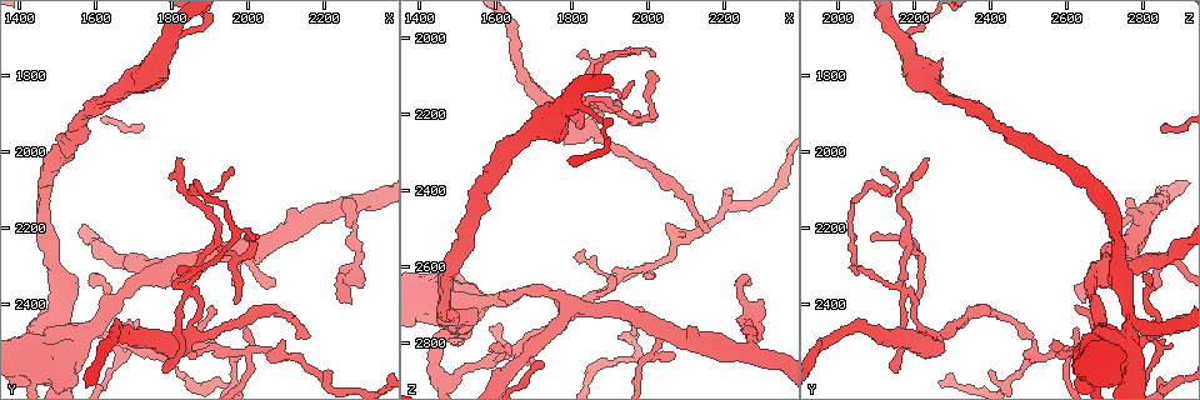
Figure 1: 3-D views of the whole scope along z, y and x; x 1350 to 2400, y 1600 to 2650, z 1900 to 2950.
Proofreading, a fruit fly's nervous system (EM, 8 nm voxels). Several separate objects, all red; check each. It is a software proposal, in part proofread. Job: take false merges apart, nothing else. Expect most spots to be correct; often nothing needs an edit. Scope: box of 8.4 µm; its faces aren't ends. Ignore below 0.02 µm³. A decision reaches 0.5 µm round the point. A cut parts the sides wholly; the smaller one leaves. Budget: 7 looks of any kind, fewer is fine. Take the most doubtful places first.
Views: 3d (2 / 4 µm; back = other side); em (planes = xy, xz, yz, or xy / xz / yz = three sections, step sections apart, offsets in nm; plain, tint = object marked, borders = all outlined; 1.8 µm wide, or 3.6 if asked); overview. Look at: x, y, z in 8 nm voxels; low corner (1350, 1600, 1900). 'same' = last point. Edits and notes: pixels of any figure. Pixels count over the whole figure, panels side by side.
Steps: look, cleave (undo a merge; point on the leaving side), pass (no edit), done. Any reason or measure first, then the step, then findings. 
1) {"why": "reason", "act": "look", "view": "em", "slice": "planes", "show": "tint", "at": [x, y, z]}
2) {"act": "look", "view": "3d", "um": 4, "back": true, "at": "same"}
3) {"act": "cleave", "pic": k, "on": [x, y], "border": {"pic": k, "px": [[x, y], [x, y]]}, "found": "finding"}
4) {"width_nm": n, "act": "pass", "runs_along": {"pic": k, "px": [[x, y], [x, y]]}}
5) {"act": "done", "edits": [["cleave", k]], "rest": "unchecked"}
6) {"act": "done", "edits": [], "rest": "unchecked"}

{"why": "branch point", "act": "look", "view": "em", "um": 3.6, "slice": "xy", "step": 16, "show": "tint", "at": [1655, 2490, 2815]}

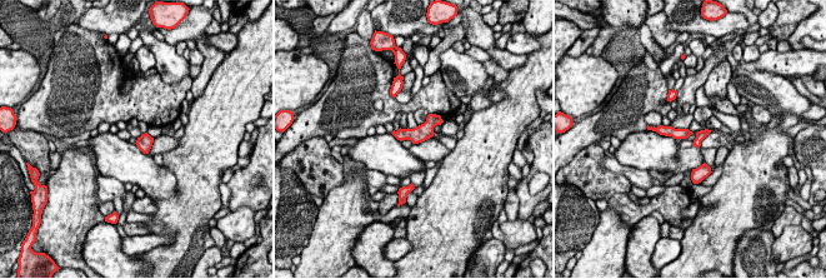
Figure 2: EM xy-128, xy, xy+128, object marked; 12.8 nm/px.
{"act": "look", "view": "em", "um": 3.6, "slice": "planes", "show": "tint", "at": "same"}

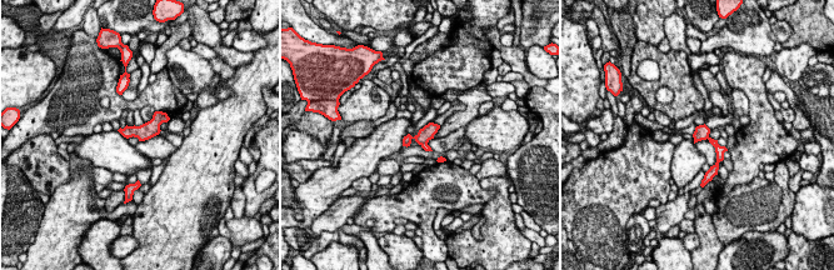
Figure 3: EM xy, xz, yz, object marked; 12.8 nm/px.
{"act": "cleave", "pic": 3, "on": [425, 146], "part_leaving": {"pic": 3, "px": [[714, 143], [719, 160], [713, 170]]}, "found": "two cells meet here"}

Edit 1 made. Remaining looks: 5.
{"act": "look", "view": "3d", "um": 4, "at": [1845, 2355, 2175]}

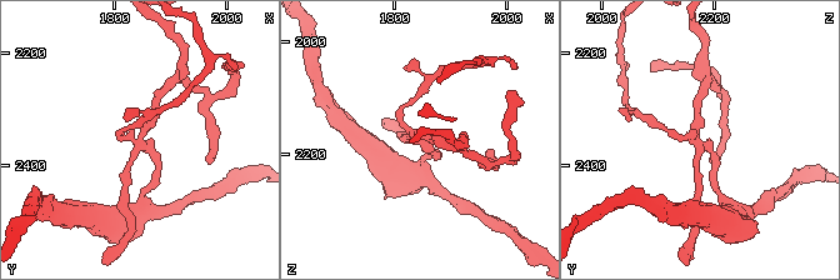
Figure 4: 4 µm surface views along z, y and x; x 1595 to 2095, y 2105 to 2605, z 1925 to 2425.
{"why": "need the tissue", "act": "look", "view": "em", "slice": "planes", "show": "plain", "at": [1845, 2355, 2170]}

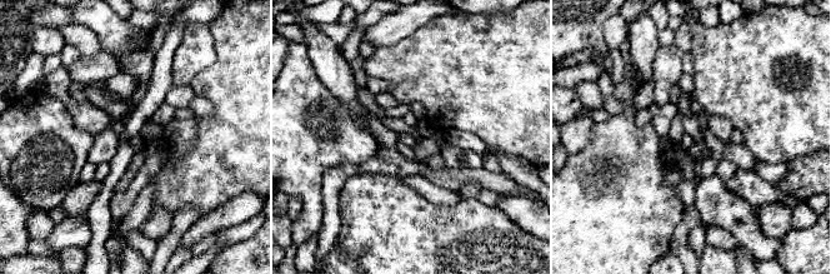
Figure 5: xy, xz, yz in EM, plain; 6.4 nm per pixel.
{"why": "where the object lies", "act": "look", "view": "em", "slice": "planes", "show": "tint", "at": "same"}

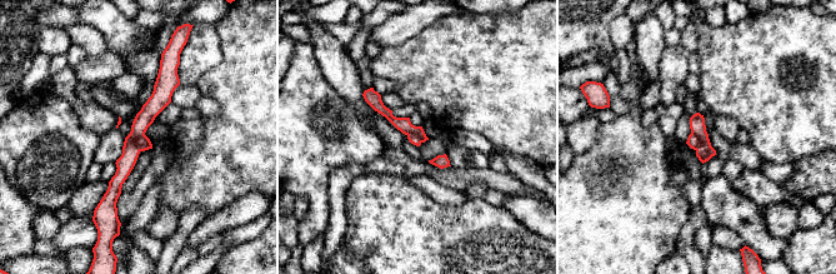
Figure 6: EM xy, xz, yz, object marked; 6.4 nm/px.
{"act": "cleave", "pic": 6, "on": [153, 106], "found": "two cells meet here"}

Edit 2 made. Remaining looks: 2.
{"act": "done", "edits": [["cleave", 3], ["cleave", 6]], "rest": "unchecked"}

